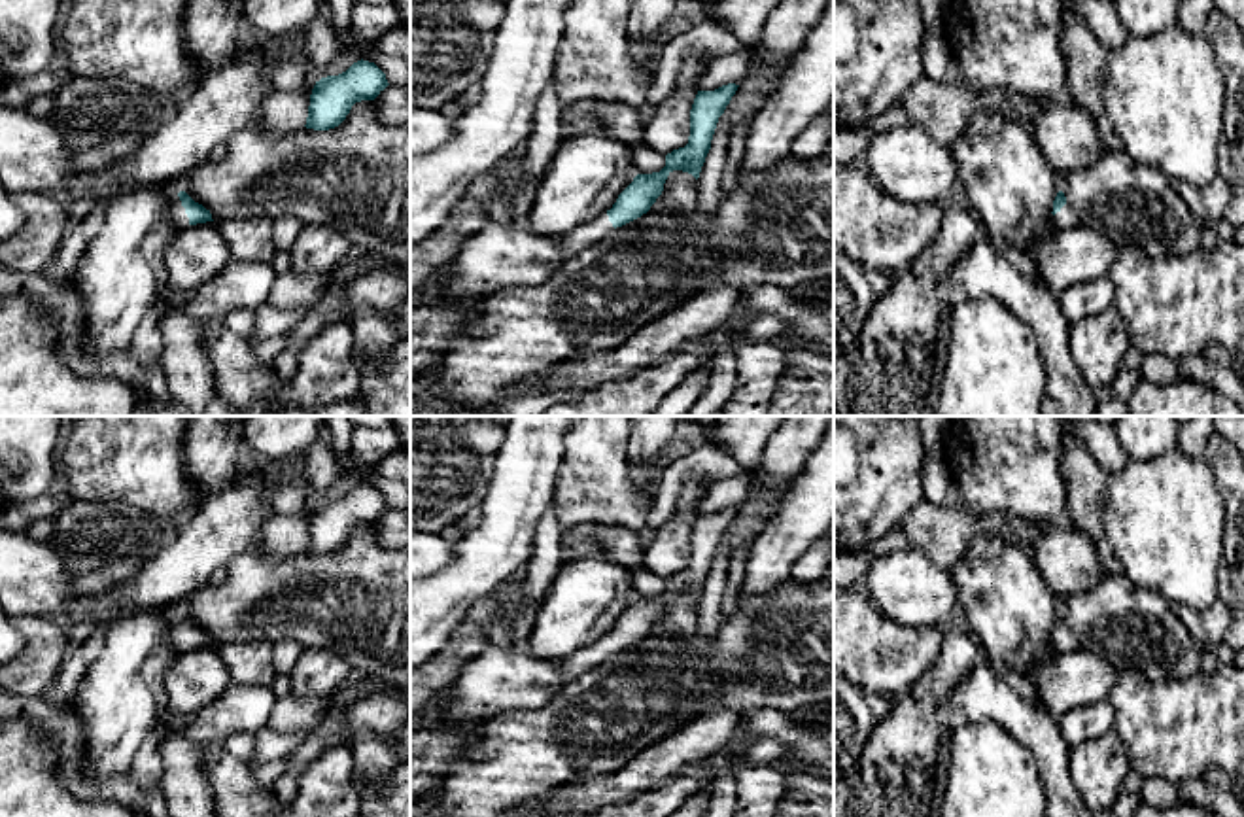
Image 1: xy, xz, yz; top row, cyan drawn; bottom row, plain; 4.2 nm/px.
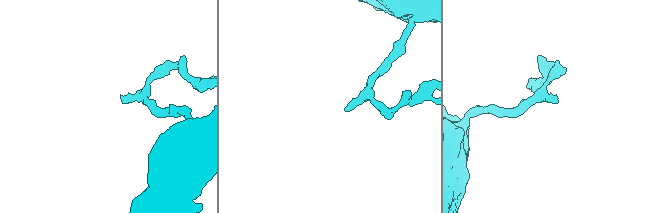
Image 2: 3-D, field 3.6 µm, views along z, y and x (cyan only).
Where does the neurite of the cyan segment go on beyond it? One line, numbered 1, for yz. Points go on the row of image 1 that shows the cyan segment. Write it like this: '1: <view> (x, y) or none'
1: yz (1067, 218)

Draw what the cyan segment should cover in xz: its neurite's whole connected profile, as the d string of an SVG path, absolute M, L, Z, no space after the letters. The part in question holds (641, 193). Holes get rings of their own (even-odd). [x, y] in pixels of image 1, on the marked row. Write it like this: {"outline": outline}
{"outline": "M728 83L715 91L698 91L690 110L688 144L667 153L665 166L660 172L637 174L618 195L611 210L563 235L560 238L562 261L573 259L586 248L603 240L613 229L647 214L662 195L664 183L673 170L688 172L698 180L711 149L718 117L724 113L737 87L735 83Z"}

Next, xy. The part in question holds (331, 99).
{"outline": "M363 59L338 76L321 78L312 89L304 127L314 130L335 129L355 102L374 100L388 85L386 74Z"}

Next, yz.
{"outline": "M1063 191L1057 193L1051 214L1053 214L1053 221L1055 221L1057 229L1074 229L1074 227L1081 225L1078 214L1066 202L1066 197Z"}

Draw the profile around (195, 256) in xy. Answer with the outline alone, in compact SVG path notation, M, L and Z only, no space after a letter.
M214 221L189 225L166 246L170 293L189 293L214 280L231 261L231 250Z

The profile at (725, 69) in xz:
M747 45L735 53L713 57L698 83L698 91L715 91L728 83L743 83L749 76L751 57L752 49Z

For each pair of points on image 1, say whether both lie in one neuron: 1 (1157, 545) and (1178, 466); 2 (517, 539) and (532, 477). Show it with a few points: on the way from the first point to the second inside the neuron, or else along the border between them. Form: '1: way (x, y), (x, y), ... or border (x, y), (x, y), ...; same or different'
1: way (1165, 526), (1165, 513), (1174, 496), (1174, 485); same
2: way (517, 524), (518, 492); same

